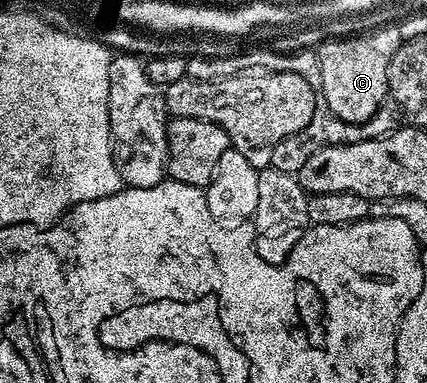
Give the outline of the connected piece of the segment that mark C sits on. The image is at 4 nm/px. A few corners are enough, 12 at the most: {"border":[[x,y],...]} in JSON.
{"border":[[347,36],[318,47],[321,102],[345,122],[384,109],[391,64],[353,52]]}

